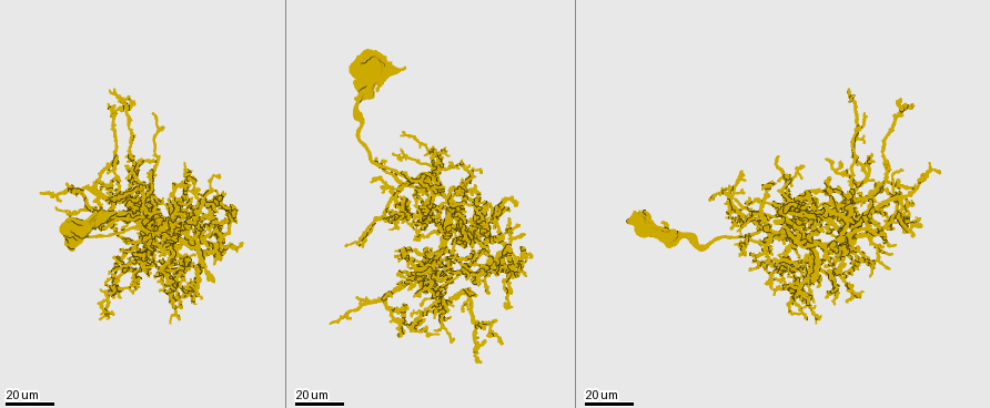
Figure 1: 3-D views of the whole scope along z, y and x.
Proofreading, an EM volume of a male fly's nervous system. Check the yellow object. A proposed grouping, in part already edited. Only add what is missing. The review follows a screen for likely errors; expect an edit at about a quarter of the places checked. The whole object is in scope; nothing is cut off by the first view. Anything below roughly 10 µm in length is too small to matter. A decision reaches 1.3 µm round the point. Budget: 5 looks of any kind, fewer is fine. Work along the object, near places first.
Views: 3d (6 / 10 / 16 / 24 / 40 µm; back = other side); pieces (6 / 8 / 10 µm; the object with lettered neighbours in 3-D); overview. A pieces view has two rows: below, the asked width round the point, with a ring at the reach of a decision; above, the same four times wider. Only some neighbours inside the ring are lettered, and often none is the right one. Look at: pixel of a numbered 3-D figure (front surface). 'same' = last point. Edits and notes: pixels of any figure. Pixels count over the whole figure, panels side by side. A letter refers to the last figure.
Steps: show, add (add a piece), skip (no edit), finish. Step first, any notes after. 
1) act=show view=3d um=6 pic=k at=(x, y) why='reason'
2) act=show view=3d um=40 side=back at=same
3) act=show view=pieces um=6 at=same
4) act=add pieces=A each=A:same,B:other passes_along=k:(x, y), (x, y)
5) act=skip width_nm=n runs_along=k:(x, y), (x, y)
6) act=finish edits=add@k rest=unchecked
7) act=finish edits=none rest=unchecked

act=show view=3d um=40 pic=1 at=(414, 297)

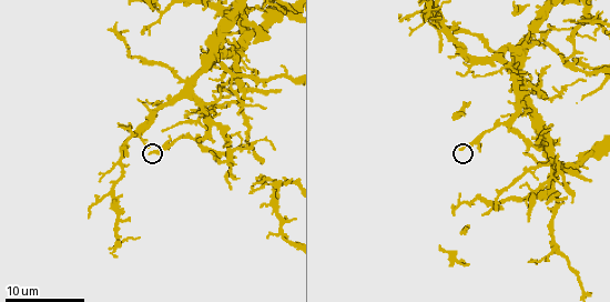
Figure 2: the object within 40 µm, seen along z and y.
act=show view=pieces um=10 pic=2 at=(459, 150)

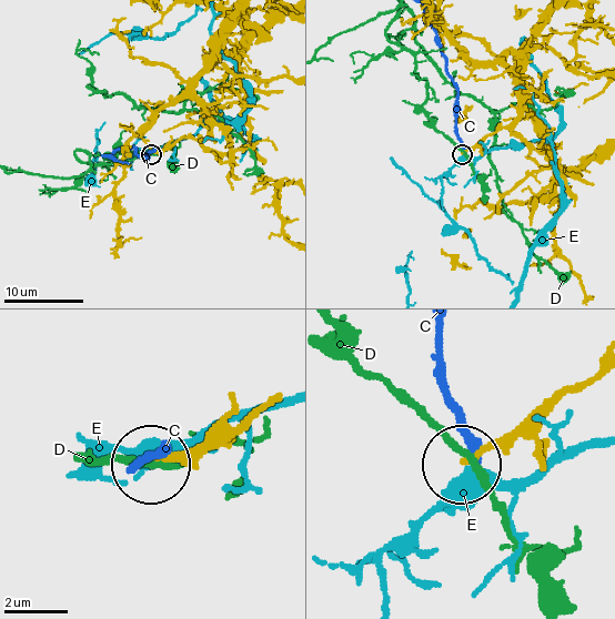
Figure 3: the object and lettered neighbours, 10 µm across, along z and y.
act=skip each=C:other,D:other,E:other found='none of them fits'

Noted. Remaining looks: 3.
act=show view=3d um=40 pic=1 at=(389, 295) why='free end'

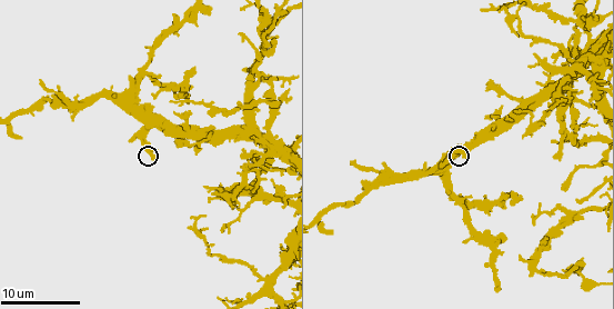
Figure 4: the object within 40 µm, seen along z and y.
act=show view=pieces um=10 pic=4 at=(468, 157)

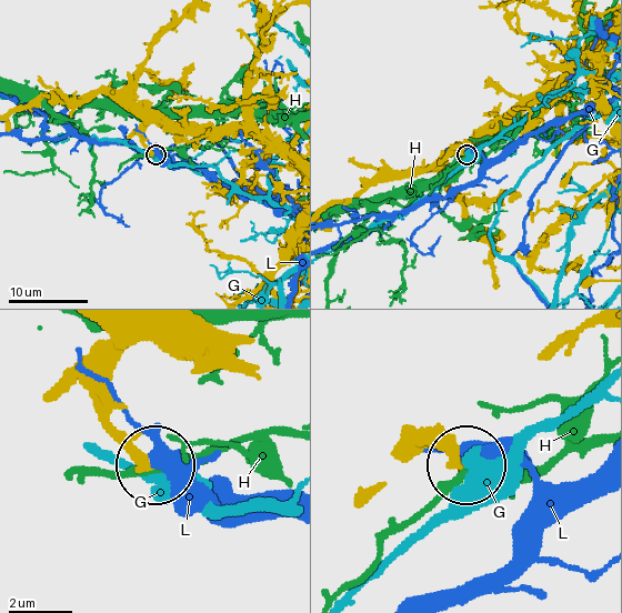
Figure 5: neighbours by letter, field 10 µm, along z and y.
act=skip each=G:other,H:other,L:other runs_along=5:(197, 365), (141, 341), (114, 365), (112, 421), (154, 466) found='no lettered piece goes on from it'

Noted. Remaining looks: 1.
act=finish edits=none rest=unchecked

